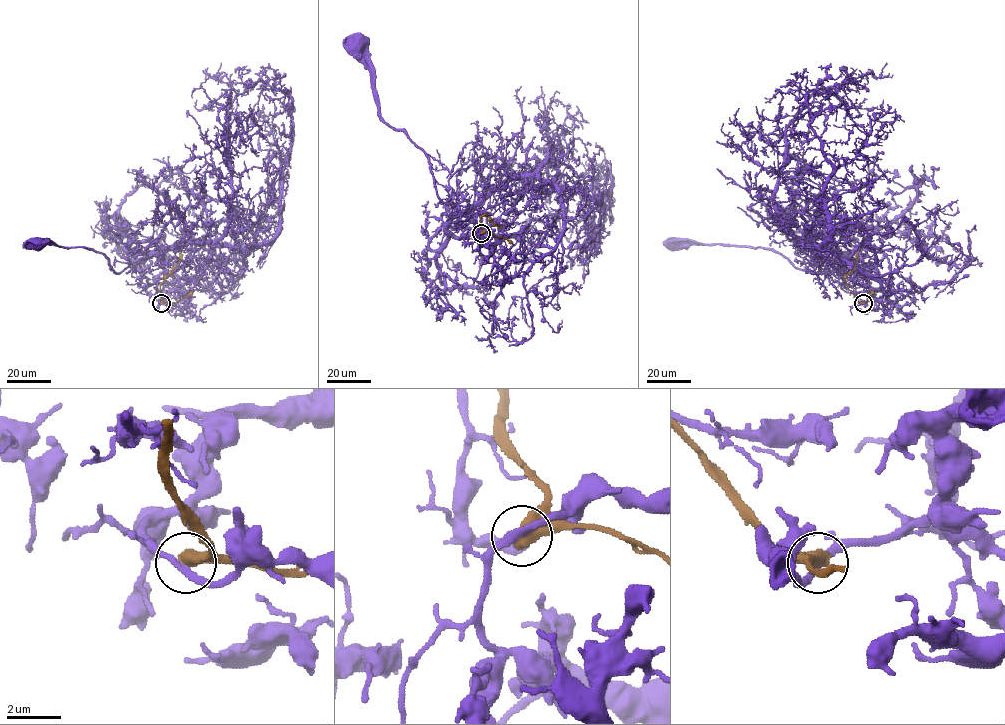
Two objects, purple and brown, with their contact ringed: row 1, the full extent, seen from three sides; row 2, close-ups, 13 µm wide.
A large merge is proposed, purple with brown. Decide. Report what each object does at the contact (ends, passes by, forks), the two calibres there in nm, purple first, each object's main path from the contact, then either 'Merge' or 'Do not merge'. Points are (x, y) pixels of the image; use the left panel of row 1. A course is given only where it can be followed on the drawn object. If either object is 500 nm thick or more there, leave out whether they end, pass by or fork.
Thickness 280 nm (purple) against 650 nm. Course of purple: (161, 303), (158, 300), (178, 284), (178, 277), (167, 271), (157, 250), (117, 273), (92, 249), (36, 241). Course of brown: (161, 303), (160, 285), (176, 265), (180, 253). Do not merge

